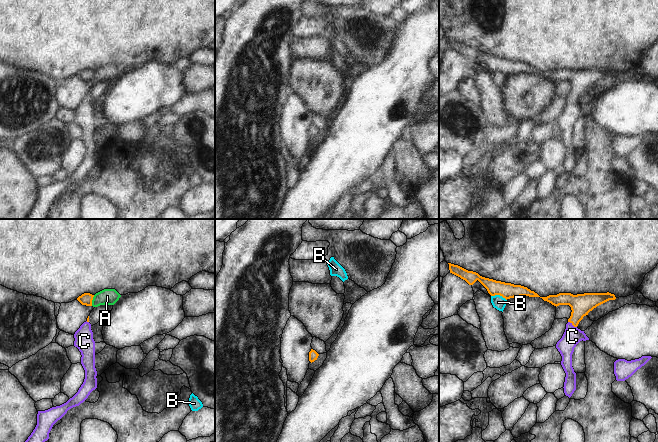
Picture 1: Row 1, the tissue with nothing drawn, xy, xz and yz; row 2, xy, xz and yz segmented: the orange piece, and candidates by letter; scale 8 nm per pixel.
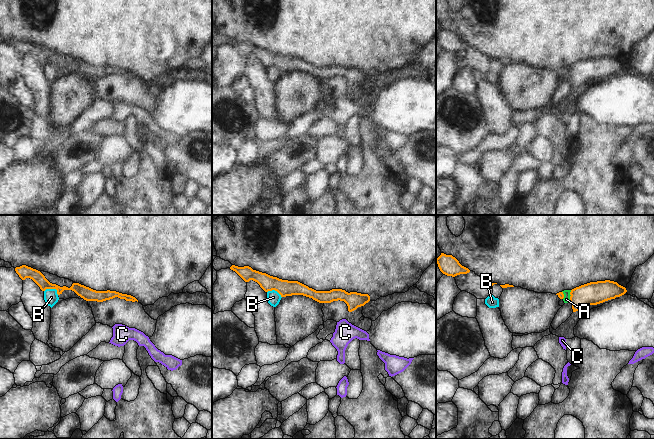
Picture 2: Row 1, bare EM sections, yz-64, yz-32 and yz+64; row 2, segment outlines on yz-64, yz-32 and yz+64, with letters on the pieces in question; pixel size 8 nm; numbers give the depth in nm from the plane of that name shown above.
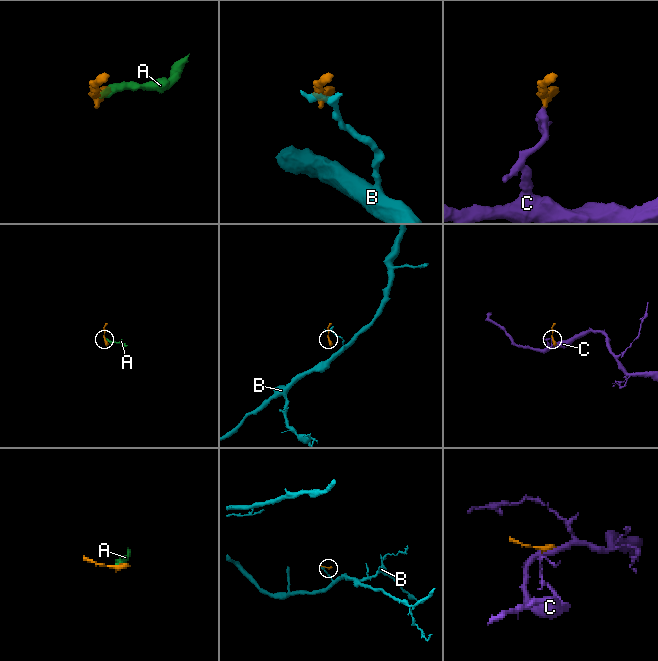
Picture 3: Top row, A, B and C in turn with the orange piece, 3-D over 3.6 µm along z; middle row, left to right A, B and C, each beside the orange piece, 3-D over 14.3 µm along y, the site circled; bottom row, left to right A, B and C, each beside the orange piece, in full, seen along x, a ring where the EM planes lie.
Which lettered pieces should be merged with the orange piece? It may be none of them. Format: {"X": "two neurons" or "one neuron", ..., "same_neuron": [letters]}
{"A": "two neurons", "B": "two neurons", "C": "one neuron", "same_neuron": ["C"]}

